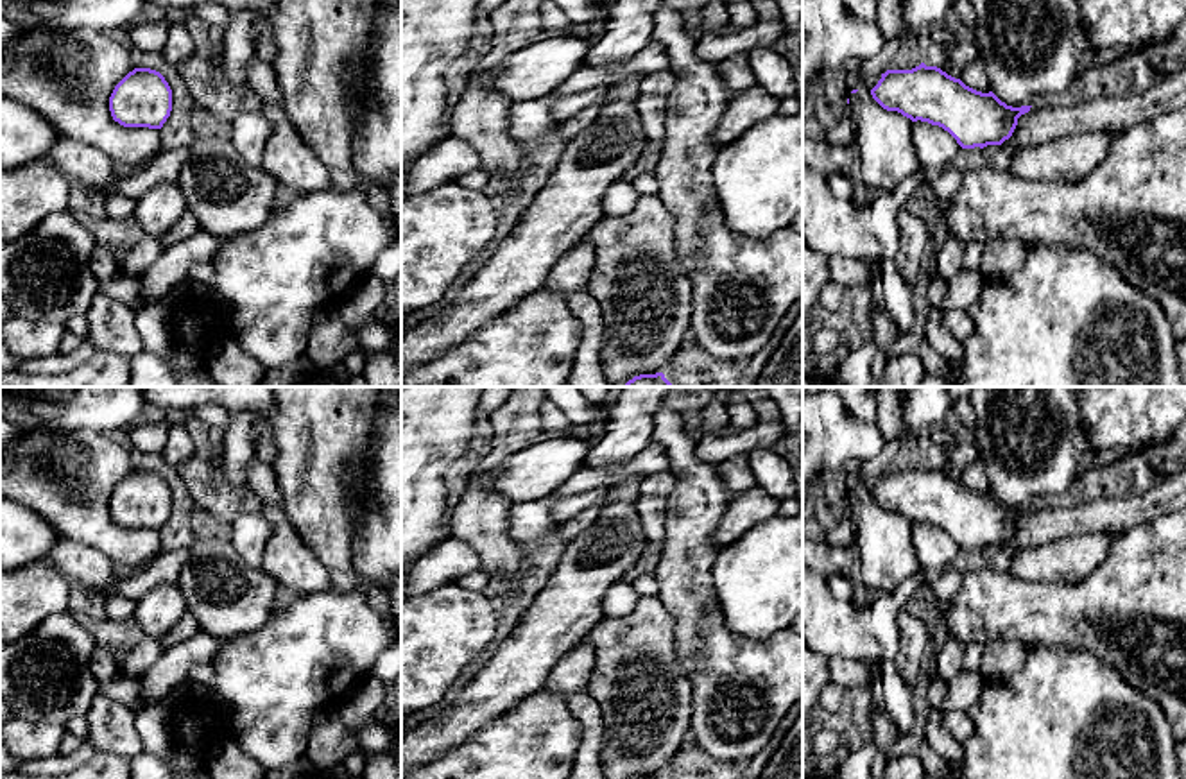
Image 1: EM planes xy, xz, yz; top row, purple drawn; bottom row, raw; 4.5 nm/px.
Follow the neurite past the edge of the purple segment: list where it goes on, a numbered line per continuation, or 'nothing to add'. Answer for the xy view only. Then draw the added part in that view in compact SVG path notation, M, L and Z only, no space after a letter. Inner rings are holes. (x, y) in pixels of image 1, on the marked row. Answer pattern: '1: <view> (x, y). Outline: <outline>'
nothing to add

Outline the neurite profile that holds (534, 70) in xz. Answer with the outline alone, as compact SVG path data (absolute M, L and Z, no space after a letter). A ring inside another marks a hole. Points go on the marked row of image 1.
M546 34L511 54L500 66L469 79L489 79L493 88L511 102L548 95L584 66L589 43L575 36Z

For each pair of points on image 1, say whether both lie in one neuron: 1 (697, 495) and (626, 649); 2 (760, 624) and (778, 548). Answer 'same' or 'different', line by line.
1: different
2: same

